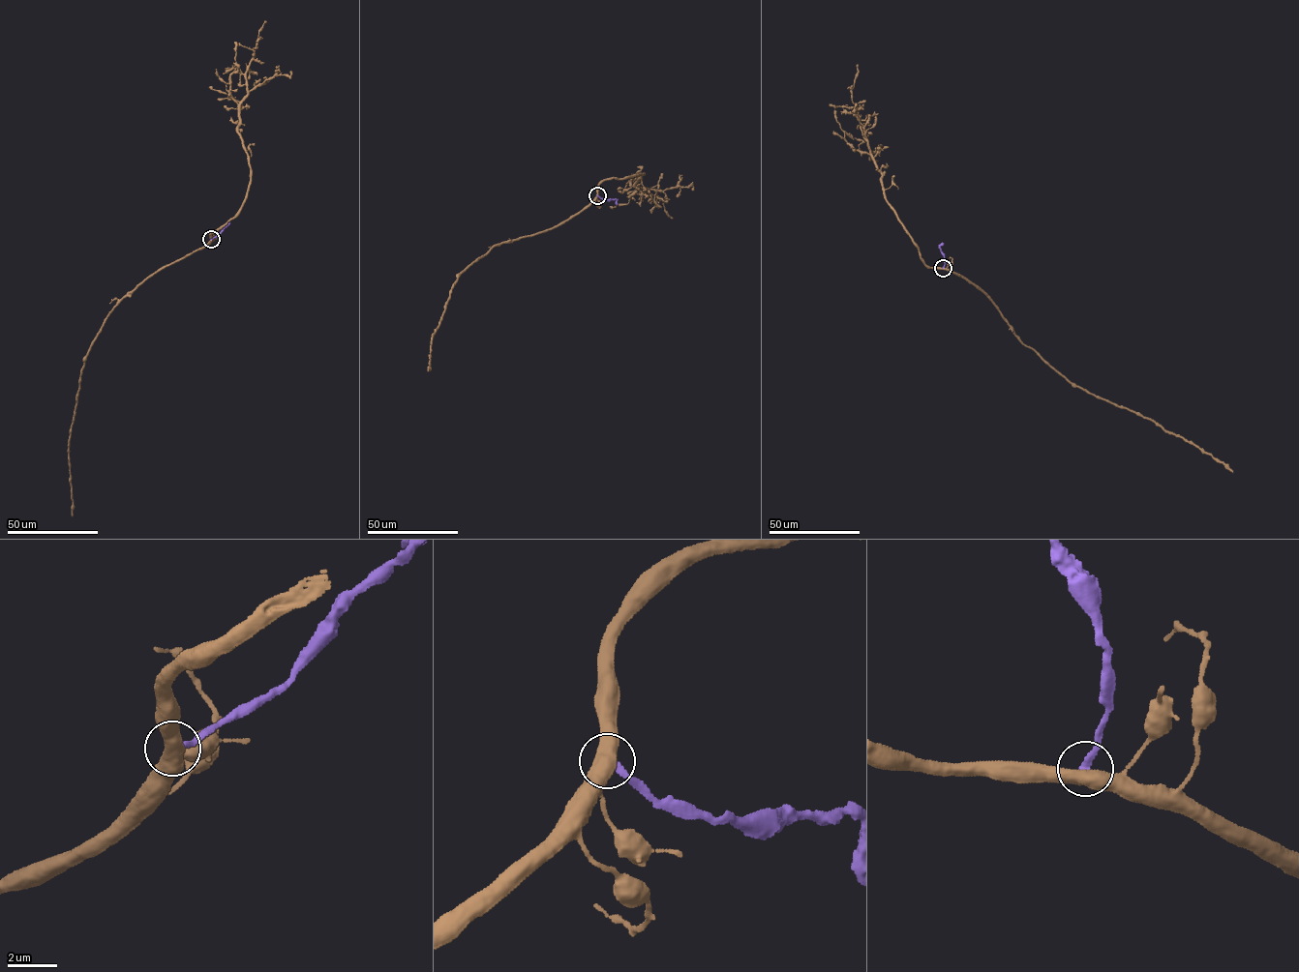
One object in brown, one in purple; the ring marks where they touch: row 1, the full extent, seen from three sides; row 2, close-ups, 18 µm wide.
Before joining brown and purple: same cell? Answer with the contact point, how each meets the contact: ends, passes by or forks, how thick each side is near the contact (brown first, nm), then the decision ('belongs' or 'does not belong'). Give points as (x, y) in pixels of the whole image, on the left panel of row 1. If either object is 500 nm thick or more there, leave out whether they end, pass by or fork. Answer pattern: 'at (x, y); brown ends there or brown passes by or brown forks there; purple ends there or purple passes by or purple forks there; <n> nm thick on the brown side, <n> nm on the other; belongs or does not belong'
at (211, 239); 550 nm thick on the brown side, 280 nm on the other; does not belong

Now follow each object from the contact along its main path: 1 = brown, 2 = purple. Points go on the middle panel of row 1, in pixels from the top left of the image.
1: (597, 195), (588, 205), (551, 228), (494, 246), (461, 273), (433, 335), (428, 370)
2: (597, 195), (608, 200), (616, 199), (618, 204)

